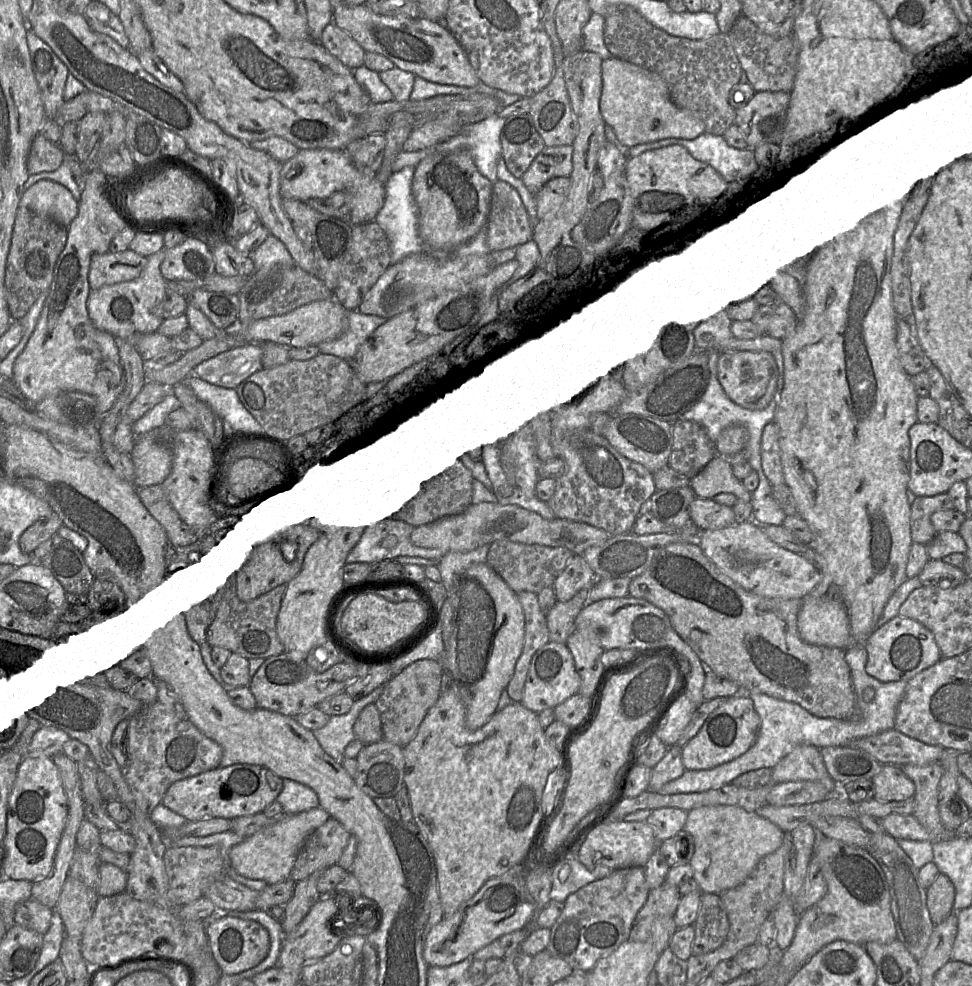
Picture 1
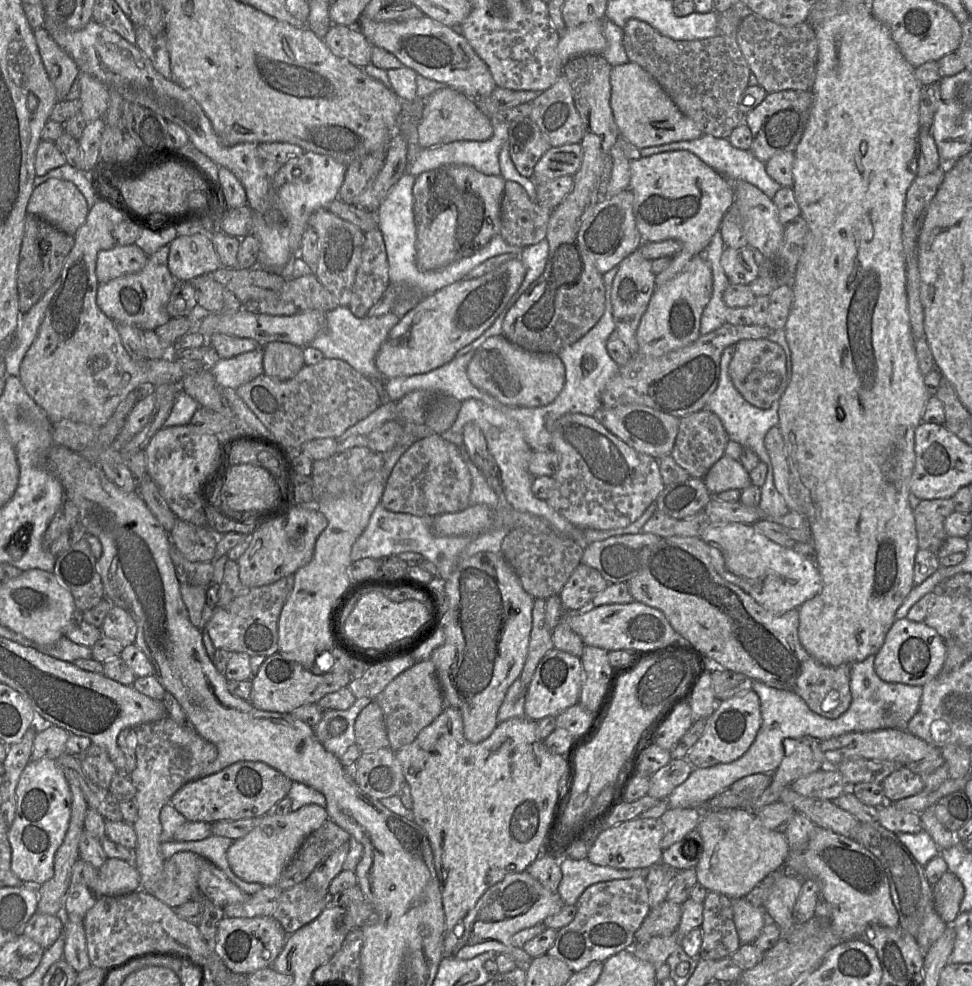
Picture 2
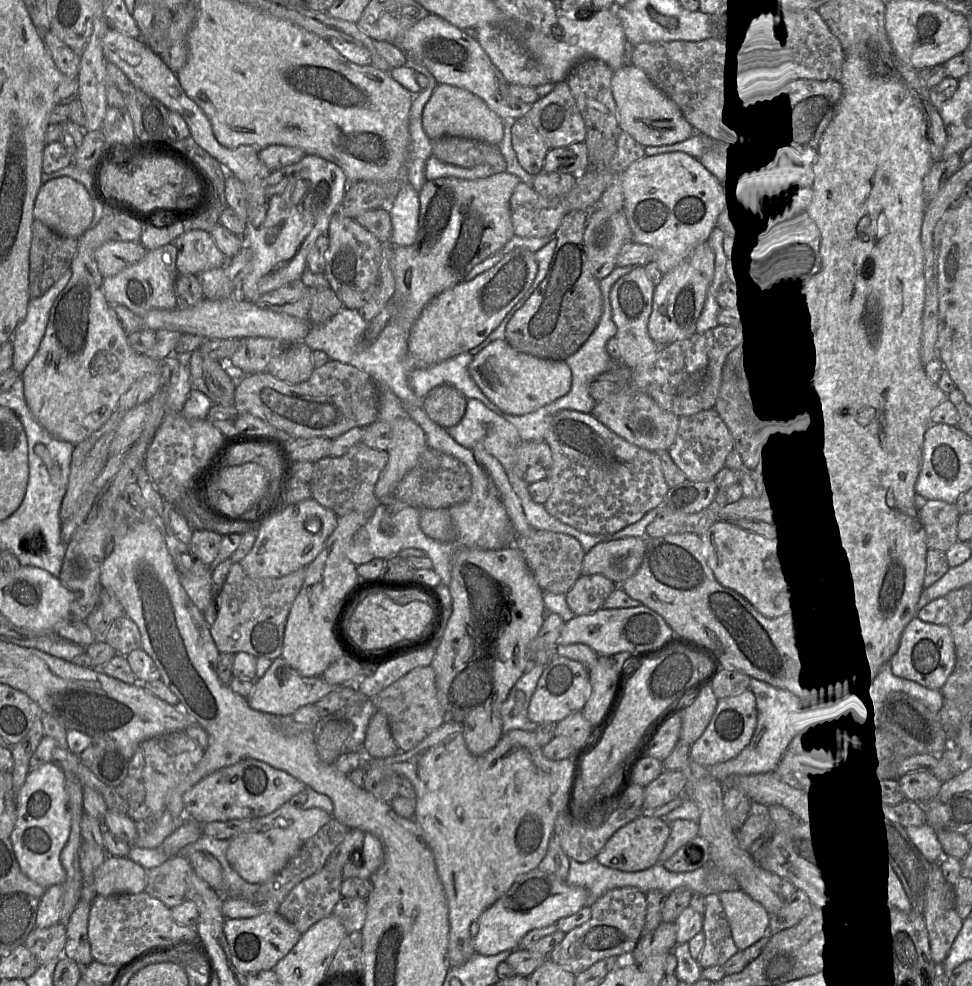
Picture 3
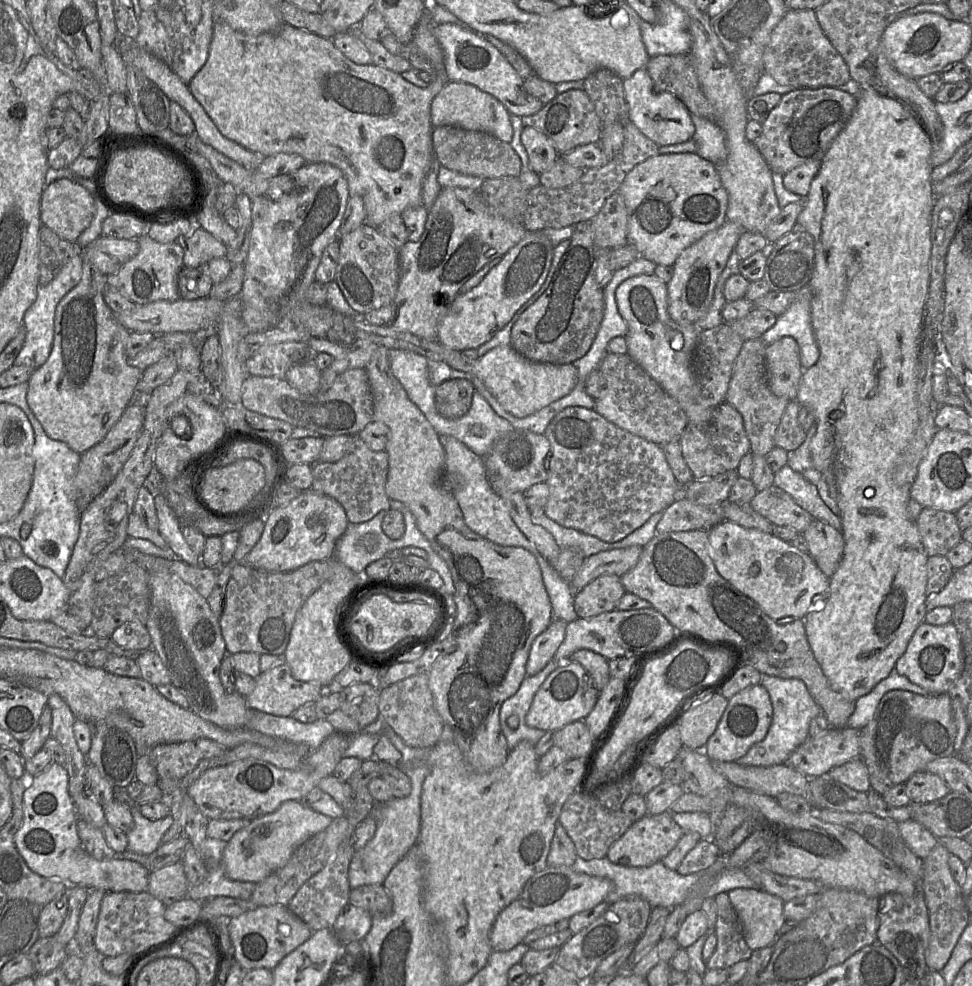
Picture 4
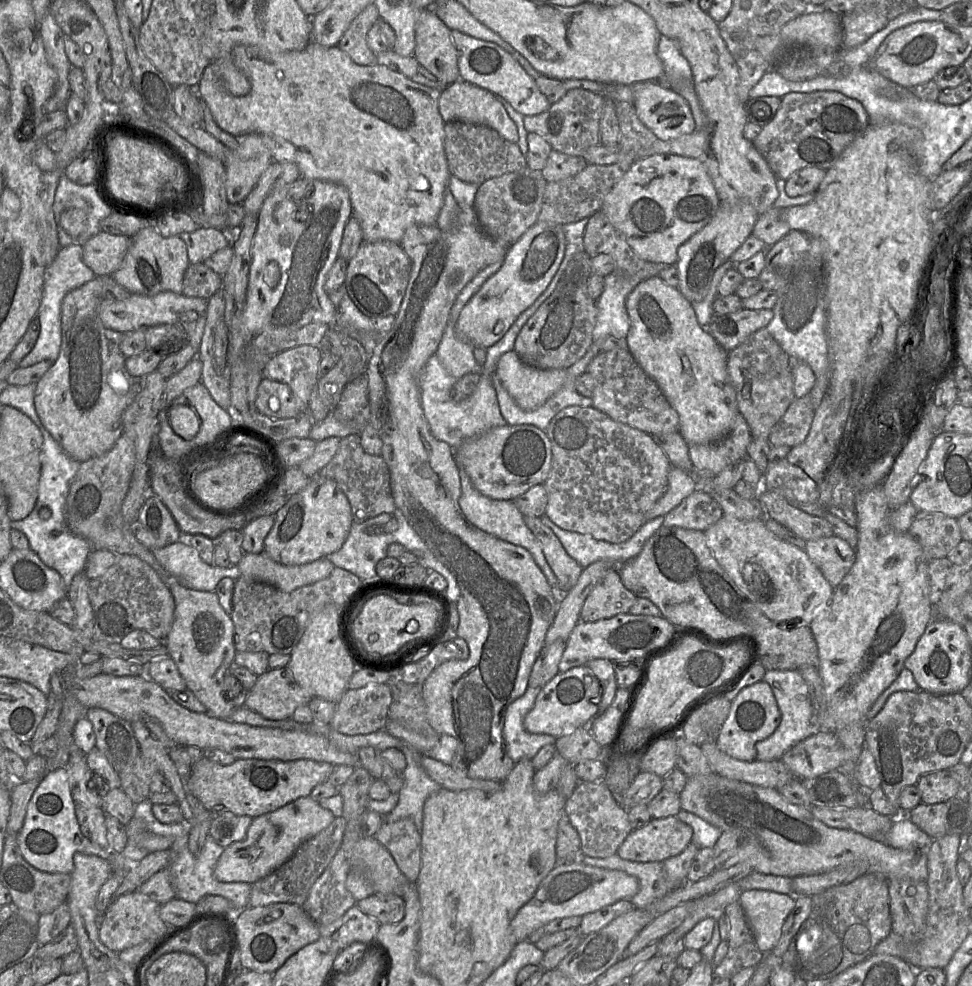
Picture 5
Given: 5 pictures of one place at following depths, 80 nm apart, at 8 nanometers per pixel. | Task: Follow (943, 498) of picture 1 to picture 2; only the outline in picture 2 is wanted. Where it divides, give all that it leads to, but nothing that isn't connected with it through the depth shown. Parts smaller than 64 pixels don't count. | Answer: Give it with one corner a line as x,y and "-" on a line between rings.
951,498
921,500
913,509
918,547
934,554
938,552
948,537
944,530
944,521
954,512

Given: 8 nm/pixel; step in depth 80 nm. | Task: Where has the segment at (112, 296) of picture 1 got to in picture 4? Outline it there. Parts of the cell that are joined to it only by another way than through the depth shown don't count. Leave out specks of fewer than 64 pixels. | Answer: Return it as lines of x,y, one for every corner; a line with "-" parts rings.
147,234
138,238
139,252
127,261
118,272
107,276
107,284
118,289
136,305
166,300
176,301
180,298
177,279
183,268
183,248
175,241
159,243

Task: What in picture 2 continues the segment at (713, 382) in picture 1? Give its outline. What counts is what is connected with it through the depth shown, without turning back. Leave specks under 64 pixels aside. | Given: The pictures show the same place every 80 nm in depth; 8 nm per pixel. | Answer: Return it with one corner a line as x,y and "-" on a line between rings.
727,347
721,356
720,375
716,390
705,405
706,410
716,414
721,420
730,440
738,442
742,447
749,448
757,454
760,462
771,464
769,455
764,445
764,438
771,427
778,426
779,402
774,401
767,409
761,409
751,405
735,388
730,375
729,364
734,353
734,347

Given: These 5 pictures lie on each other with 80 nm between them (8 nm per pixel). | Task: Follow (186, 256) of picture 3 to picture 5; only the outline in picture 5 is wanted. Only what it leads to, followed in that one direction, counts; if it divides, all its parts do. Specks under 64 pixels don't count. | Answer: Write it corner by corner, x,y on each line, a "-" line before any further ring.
199,227
193,232
183,232
179,237
186,244
190,264
203,263
218,250
231,245
230,235
216,228

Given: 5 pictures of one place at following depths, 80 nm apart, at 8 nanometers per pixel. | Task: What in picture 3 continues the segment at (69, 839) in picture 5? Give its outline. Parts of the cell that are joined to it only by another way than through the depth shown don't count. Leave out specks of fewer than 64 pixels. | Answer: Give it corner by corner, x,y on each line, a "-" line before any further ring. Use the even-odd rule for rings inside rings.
48,762
31,769
24,784
17,792
16,803
17,820
10,838
22,873
46,888
56,884
63,884
66,880
66,872
61,863
60,856
69,839
72,820
70,802
66,792
65,773
53,762
-
107,856
95,875
98,895
138,894
145,891
147,870
127,857

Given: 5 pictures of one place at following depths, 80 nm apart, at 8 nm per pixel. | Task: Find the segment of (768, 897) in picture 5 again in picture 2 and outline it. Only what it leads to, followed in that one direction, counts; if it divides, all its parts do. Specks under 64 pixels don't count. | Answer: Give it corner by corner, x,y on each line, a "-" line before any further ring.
744,897
731,899
734,923
742,944
754,944
770,921
764,909
753,906

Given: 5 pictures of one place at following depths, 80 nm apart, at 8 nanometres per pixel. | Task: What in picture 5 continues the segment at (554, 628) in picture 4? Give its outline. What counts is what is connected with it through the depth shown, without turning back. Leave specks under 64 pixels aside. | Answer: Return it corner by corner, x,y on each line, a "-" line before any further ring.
559,639
549,645
545,645
544,640
544,646
532,666
528,686
541,688
559,673
558,665
565,649
565,644
566,641

